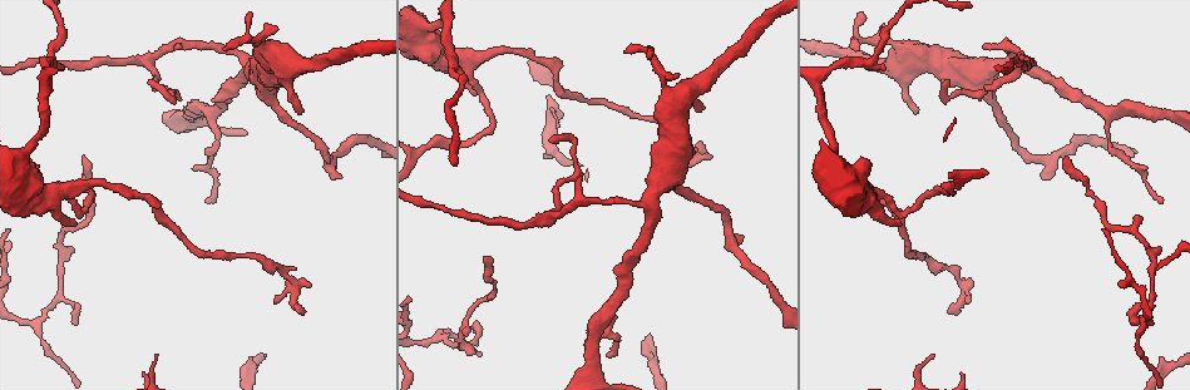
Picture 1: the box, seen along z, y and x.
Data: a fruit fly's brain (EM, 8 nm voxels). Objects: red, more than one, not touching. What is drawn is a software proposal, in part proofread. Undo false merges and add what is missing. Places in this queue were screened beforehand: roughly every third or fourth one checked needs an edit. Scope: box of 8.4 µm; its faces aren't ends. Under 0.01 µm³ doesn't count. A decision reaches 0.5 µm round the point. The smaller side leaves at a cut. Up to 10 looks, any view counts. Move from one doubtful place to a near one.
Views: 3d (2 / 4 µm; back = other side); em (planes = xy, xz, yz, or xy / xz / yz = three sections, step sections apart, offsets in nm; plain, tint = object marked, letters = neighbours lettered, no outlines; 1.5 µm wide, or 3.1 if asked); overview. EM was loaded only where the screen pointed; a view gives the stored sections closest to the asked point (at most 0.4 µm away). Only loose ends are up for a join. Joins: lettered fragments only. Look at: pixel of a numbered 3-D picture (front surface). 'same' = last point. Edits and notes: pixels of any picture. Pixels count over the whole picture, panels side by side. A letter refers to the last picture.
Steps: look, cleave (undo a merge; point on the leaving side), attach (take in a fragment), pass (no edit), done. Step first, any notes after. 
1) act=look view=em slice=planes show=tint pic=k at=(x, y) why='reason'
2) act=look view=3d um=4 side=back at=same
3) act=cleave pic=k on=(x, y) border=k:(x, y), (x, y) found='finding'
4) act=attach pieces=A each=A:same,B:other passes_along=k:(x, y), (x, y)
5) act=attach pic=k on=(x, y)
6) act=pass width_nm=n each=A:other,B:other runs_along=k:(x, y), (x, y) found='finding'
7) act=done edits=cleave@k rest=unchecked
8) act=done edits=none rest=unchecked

act=look view=3d um=2 pic=1 at=(899, 224) why='an open end'

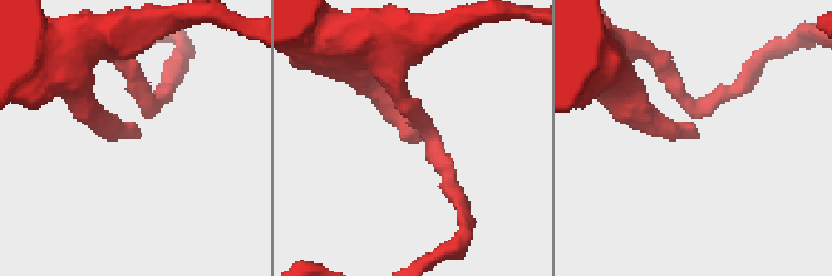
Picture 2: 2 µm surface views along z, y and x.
act=look view=em slice=planes show=letters pic=2 at=(688, 137)

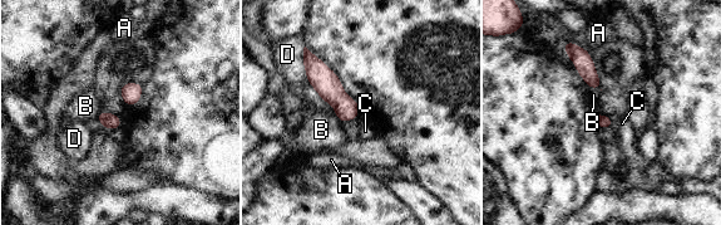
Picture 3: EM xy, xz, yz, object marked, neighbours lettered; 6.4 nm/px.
act=pass each=A:other,B:other,C:other,D:other found='no lettered fragment goes on from it'

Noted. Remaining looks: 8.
act=look view=em slice=yz step=4 show=tint pic=1 at=(915, 109) why='tapers out'

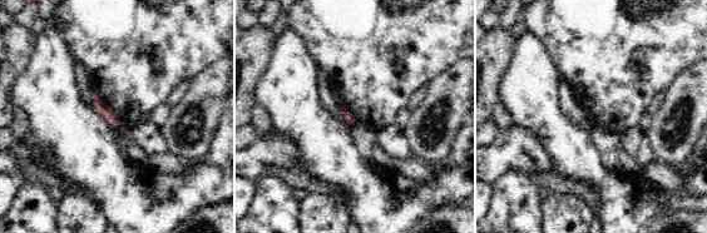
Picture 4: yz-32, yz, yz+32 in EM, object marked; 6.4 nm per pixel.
act=look view=em slice=planes show=letters at=same why='another direction'

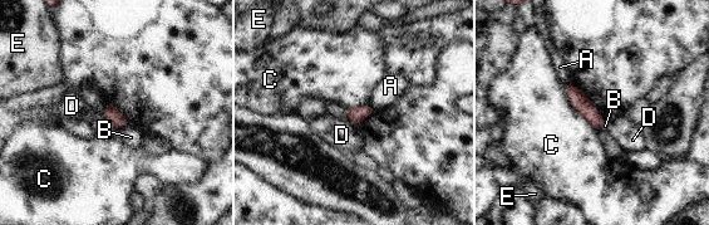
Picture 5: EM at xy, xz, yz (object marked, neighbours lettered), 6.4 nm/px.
act=pass width_nm=100 longest_contact=C:320nm each=A:other,B:other,C:other,D:other,E:other found='none of them fits'

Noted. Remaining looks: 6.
act=look view=3d um=4 pic=1 at=(964, 299) why='tapers out'

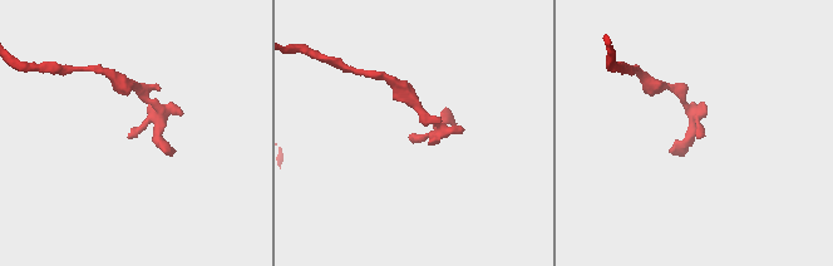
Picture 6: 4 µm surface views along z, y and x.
act=look view=em slice=planes show=letters pic=6 at=(415, 133)

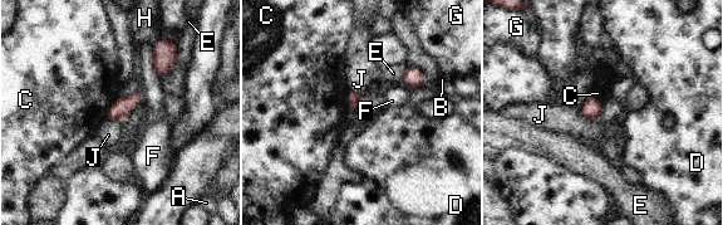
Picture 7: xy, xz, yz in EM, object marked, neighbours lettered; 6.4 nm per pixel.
act=pass longest_contact=F:280nm each=A:other,B:other,C:other,D:other,E:other,F:other,G:other,H:other,J:other border=7:(579, 109), (590, 120), (603, 116) found='none of them fits'

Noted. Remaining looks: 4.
act=look view=em slice=planes show=letters pic=1 at=(857, 49) why='free end'

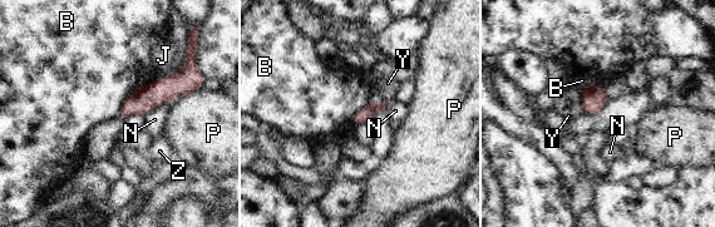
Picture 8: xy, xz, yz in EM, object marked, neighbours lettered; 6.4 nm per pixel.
act=pass longest_contact=B:240nm each=B:other,J:other,N:other,P:other,Y:other,Z:other runs_along=8:(187, 85), (162, 89), (123, 113) found='no lettered fragment goes on from it'

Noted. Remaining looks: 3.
act=done edits=none rest=unchecked

